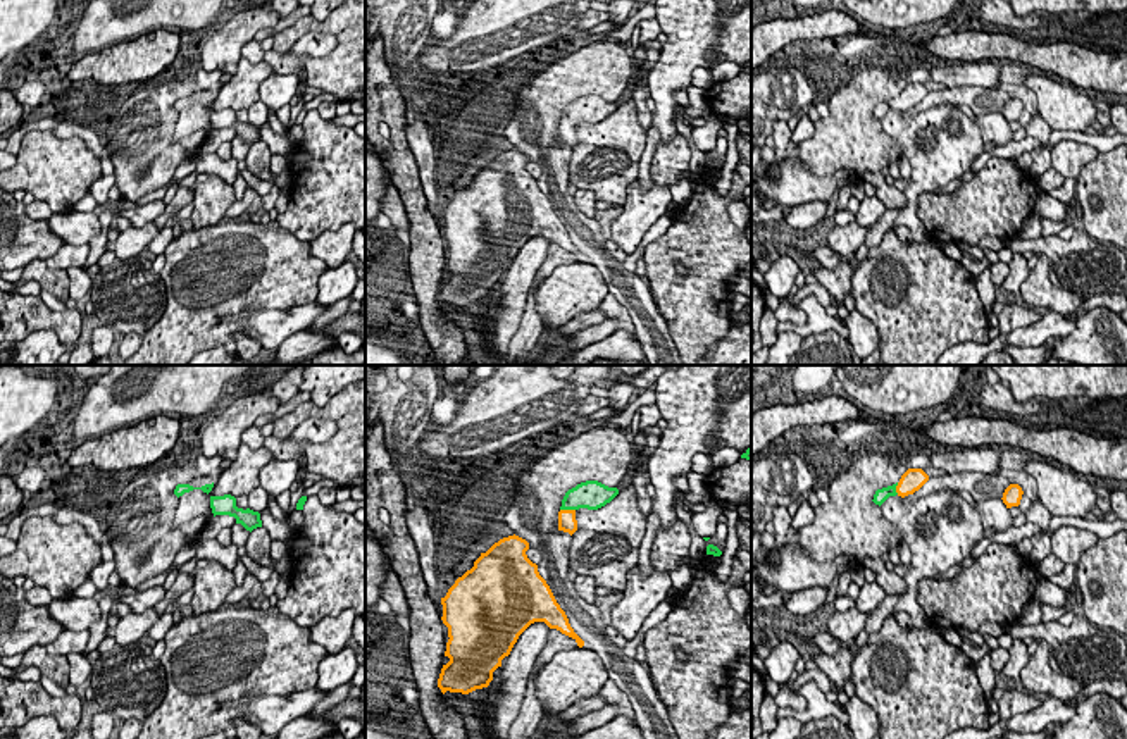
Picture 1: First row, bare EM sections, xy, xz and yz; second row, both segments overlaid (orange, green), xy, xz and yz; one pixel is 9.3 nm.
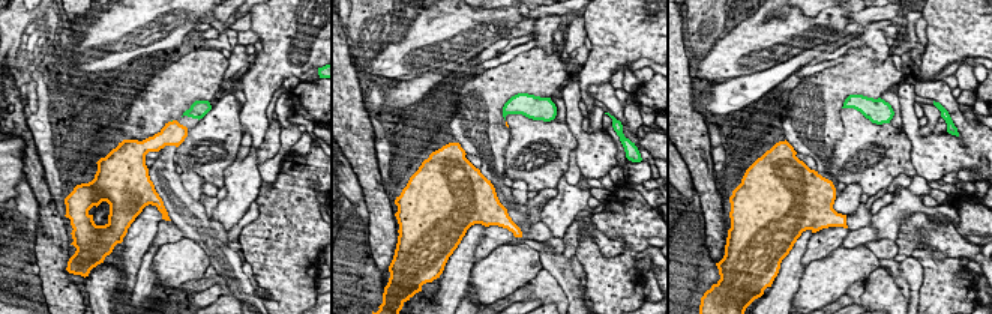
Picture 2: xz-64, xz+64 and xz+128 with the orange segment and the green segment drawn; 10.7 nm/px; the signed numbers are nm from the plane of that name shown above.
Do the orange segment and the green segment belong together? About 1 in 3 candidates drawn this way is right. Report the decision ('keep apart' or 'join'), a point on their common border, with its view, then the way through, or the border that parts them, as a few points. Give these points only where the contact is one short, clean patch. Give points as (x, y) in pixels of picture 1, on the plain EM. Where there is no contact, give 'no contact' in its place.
join; meets orange in xz at (567, 124); runs through xz (567, 136), (567, 124), (583, 109), (588, 109)

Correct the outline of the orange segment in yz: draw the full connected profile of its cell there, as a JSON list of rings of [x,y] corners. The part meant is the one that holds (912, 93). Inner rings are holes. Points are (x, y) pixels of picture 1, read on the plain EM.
[[[908,83],[896,98],[877,103],[872,115],[881,121],[889,110],[905,112],[918,105],[927,95],[929,90],[922,83]]]

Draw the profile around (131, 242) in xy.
[[[150,222],[143,227],[133,227],[121,231],[117,239],[109,243],[105,250],[112,252],[115,258],[126,260],[129,257],[138,257],[141,252],[148,248],[148,243],[159,234],[159,227]]]

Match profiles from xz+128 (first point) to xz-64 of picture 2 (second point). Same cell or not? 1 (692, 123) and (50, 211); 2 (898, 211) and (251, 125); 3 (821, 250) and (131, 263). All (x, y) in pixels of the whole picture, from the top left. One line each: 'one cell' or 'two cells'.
1: one cell
2: one cell
3: two cells

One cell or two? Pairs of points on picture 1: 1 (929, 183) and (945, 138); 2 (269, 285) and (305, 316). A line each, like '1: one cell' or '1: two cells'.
1: one cell
2: two cells

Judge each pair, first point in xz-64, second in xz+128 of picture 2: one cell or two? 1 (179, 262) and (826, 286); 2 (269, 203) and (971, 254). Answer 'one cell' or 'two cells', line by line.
1: one cell
2: two cells

